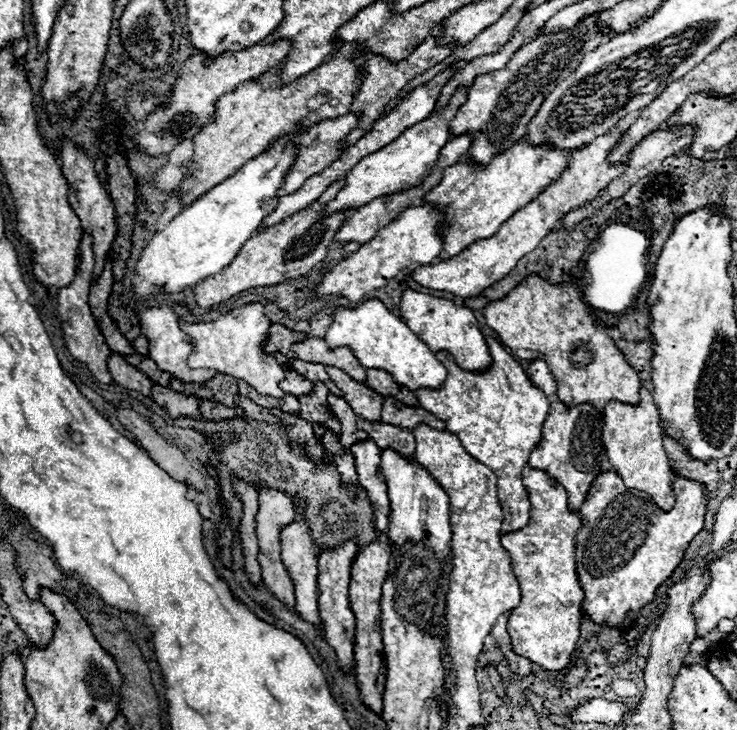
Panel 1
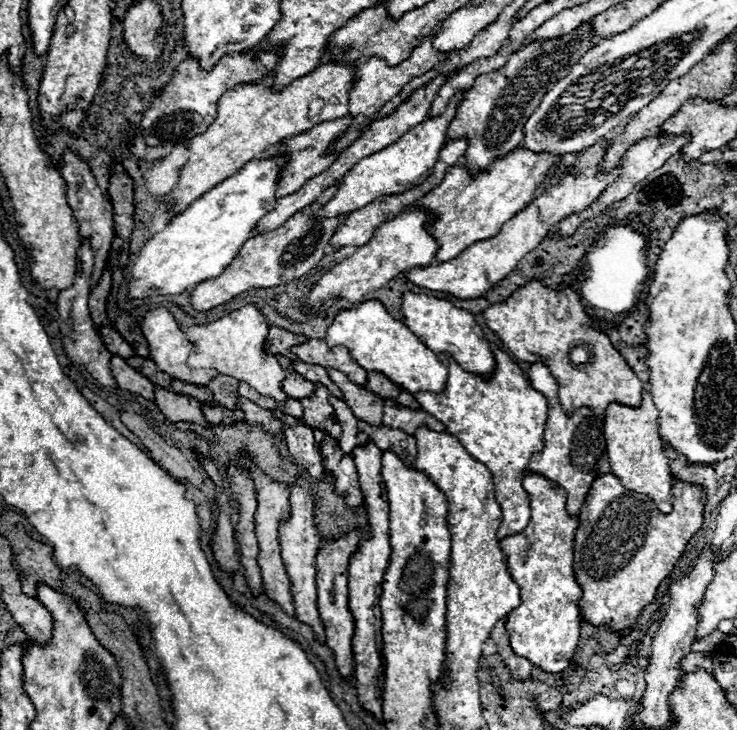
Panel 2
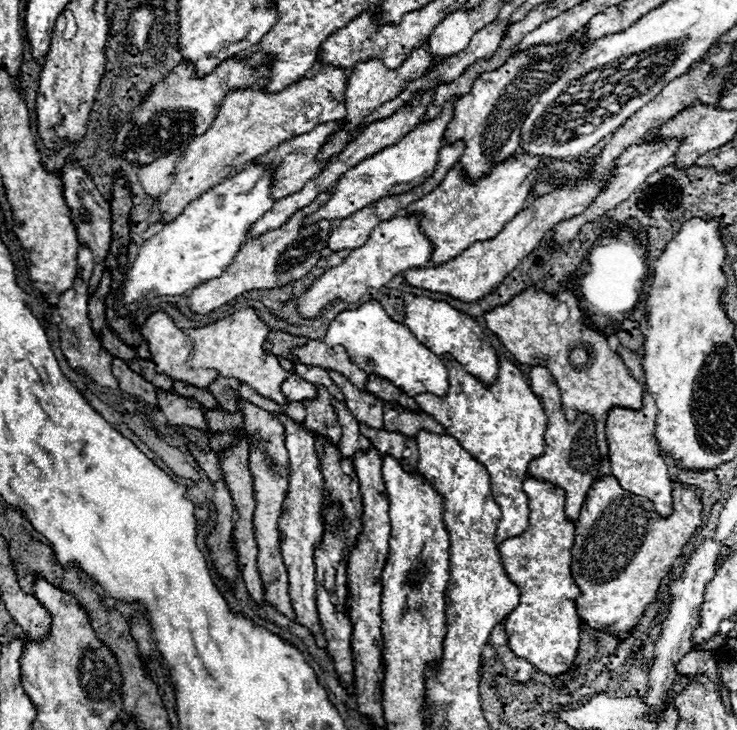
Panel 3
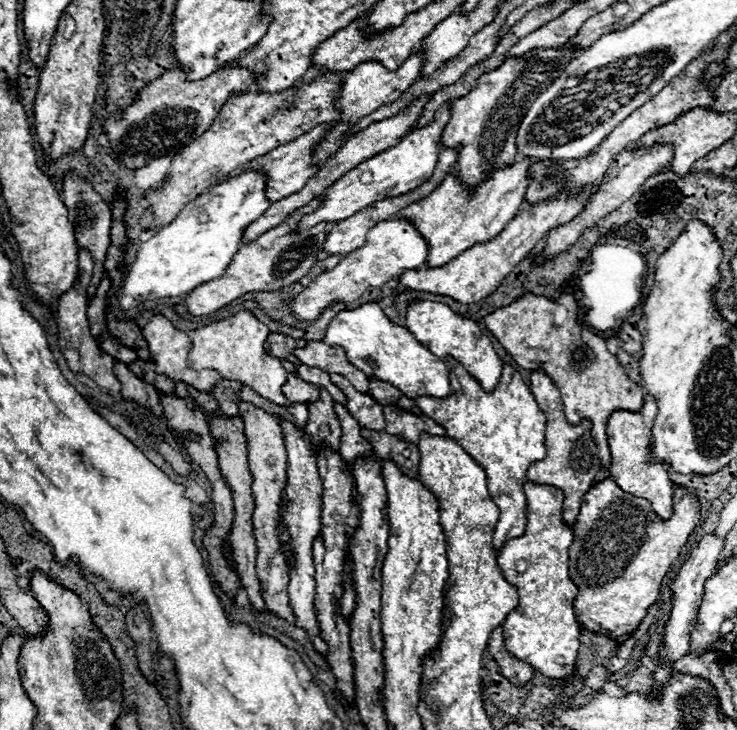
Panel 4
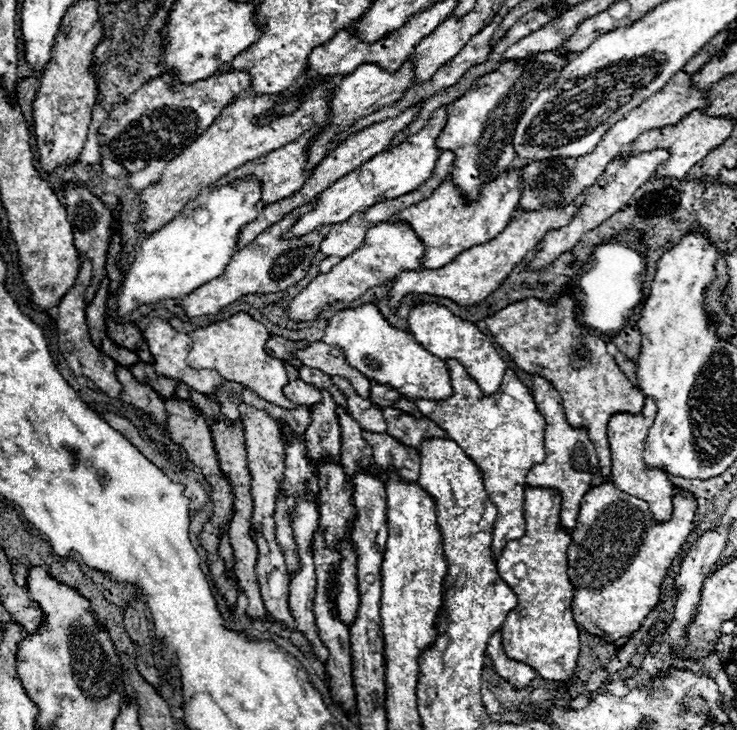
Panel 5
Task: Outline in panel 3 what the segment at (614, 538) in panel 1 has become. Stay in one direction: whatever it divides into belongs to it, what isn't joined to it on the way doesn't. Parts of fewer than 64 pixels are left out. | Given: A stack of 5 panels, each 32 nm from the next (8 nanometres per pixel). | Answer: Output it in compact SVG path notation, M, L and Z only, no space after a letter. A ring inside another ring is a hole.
M614 476L598 478L588 490L586 502L576 522L576 536L572 546L572 576L582 592L576 602L576 610L582 622L594 628L606 628L610 634L620 636L622 632L630 632L638 624L644 608L656 600L662 578L670 572L674 560L682 554L682 548L690 536L702 526L702 502L698 488L674 482L672 496L674 512L664 518L654 510L654 504L648 498L624 490Z

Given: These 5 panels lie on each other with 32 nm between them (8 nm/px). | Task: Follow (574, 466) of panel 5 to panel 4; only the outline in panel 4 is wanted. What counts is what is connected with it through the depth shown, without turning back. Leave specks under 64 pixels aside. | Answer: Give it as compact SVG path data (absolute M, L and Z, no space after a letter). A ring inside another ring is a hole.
M534 370L530 374L530 388L532 394L536 396L542 412L546 414L546 458L532 462L528 468L526 478L540 482L540 484L552 484L560 490L564 490L564 520L568 524L574 524L584 500L584 494L592 488L594 478L600 470L600 458L598 458L598 448L592 438L592 422L582 418L578 424L570 424L564 418L562 410L562 400L560 392L554 386L552 378L544 374L544 370Z

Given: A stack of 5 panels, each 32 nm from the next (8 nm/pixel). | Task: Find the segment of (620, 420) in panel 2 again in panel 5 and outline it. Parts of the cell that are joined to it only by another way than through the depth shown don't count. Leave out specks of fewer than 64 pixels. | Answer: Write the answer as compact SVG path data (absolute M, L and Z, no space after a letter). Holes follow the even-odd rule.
M646 398L642 412L638 412L638 414L620 412L610 418L608 442L610 442L610 452L612 452L612 480L618 486L618 490L646 500L650 504L650 510L656 516L656 520L666 522L672 516L674 486L668 480L668 474L664 470L648 468L644 464L644 444L648 440L648 432L654 422L654 416L656 416L656 404L652 398Z

